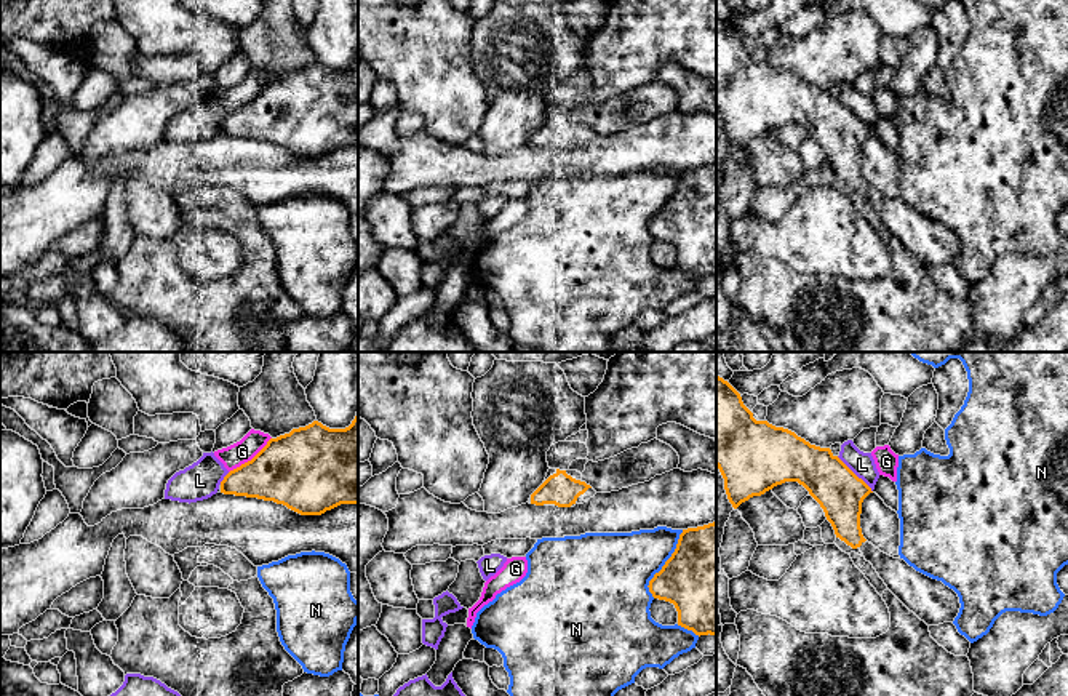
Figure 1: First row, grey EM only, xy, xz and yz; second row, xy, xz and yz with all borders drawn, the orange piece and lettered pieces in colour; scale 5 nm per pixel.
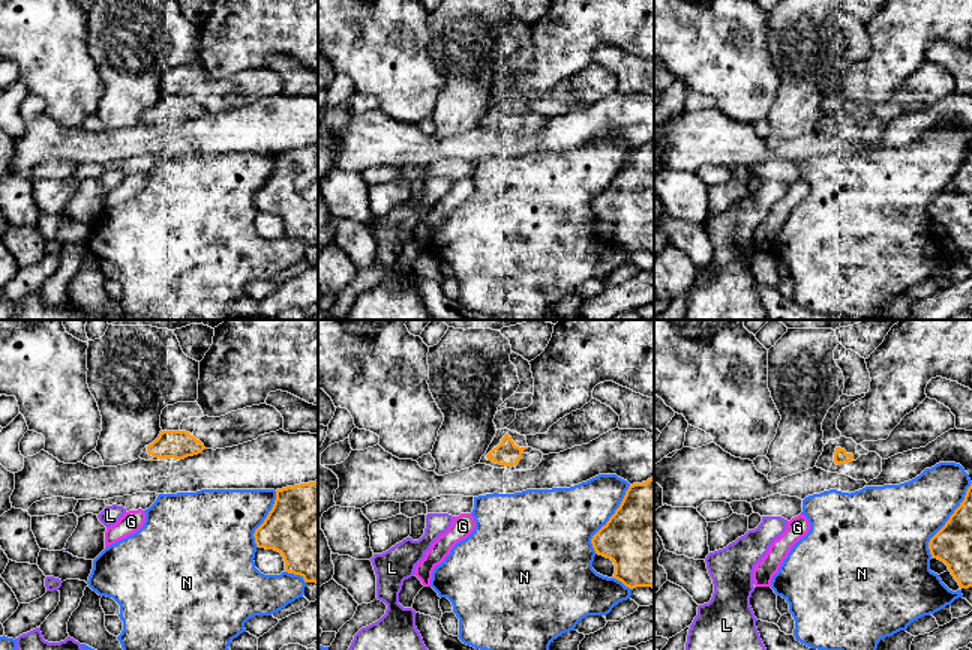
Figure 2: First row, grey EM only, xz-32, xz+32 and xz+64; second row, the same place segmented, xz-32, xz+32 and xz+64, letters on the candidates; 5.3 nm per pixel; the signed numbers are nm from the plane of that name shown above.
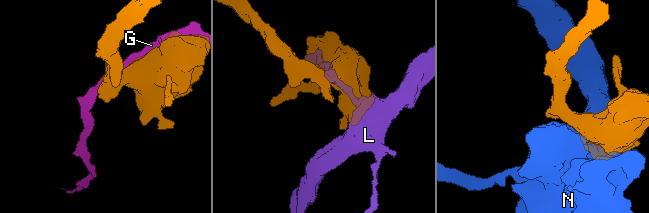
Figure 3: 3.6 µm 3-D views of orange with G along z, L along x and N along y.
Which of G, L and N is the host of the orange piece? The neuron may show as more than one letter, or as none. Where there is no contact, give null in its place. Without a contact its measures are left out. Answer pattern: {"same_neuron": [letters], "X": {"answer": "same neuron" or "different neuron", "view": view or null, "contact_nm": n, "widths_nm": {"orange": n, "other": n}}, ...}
{"same_neuron": [], "G": {"answer": "different neuron", "view": "xy", "contact_nm": 280, "widths_nm": {"orange": 380, "other": 120}}, "L": {"answer": "different neuron", "view": "yz", "contact_nm": 260, "widths_nm": {"orange": 240, "other": 120}}, "N": {"answer": "different neuron", "view": "xz", "contact_nm": 380, "widths_nm": {"orange": 480, "other": 360}}}

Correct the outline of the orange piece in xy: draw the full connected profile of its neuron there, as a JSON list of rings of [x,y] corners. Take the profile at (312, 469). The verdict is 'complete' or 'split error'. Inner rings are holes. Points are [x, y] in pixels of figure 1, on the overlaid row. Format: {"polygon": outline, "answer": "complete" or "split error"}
{"polygon": [[[358,411],[345,429],[313,421],[270,438],[251,461],[224,477],[221,493],[273,501],[301,515],[321,515],[341,504],[358,504]]], "answer": "complete"}

